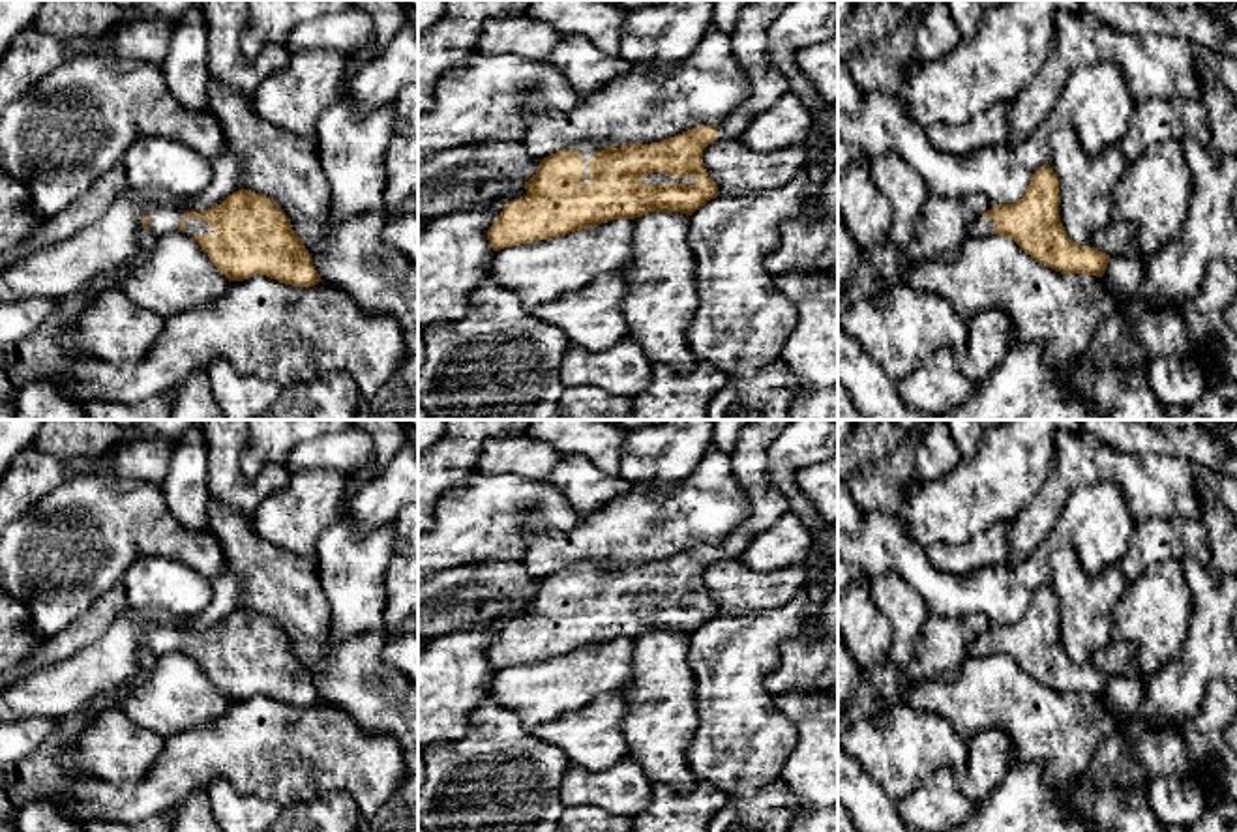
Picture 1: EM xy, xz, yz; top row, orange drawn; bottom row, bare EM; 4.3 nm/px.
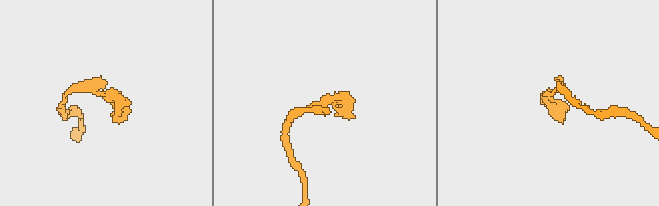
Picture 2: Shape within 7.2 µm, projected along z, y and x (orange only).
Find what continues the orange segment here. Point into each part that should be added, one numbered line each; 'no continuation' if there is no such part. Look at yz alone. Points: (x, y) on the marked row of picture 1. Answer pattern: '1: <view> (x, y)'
1: yz (981, 227)

